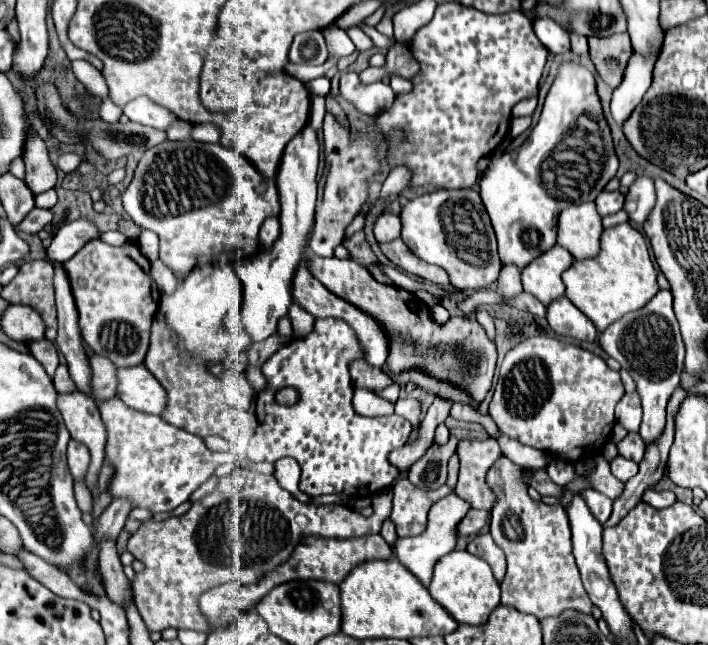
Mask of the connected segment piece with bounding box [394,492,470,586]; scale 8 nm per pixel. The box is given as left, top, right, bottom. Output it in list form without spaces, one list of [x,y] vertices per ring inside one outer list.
[[[448,494],[446,498],[438,500],[432,508],[430,508],[430,514],[428,514],[428,526],[426,530],[420,534],[420,536],[412,536],[412,538],[398,538],[396,544],[394,544],[394,552],[396,552],[396,558],[414,574],[418,576],[418,580],[422,584],[430,584],[430,578],[432,578],[432,568],[434,564],[446,556],[448,552],[454,550],[456,546],[456,524],[466,516],[466,512],[470,510],[470,504],[466,500],[462,500],[458,494]]]

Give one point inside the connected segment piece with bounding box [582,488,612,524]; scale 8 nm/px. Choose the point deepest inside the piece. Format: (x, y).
(601, 506)

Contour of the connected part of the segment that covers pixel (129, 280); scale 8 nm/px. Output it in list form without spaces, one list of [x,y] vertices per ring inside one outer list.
[[[90,240],[82,252],[76,252],[62,264],[72,284],[84,342],[96,354],[112,360],[118,368],[138,366],[144,362],[150,342],[150,324],[160,300],[156,284],[144,266],[138,264],[138,258],[144,256],[134,242],[108,246],[102,240]]]

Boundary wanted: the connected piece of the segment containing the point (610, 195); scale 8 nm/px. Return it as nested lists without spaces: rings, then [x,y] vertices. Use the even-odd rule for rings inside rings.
[[[618,190],[616,192],[602,192],[596,198],[596,208],[598,208],[600,216],[608,216],[608,214],[622,210],[622,204],[624,204],[624,196]]]

